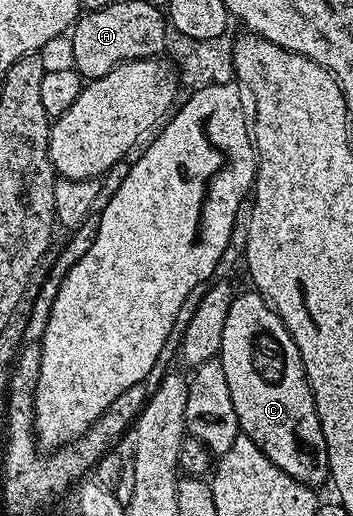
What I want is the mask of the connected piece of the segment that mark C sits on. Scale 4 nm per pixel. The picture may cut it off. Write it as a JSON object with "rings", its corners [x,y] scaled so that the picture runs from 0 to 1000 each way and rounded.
{"rings":[[[700,560],[688,572],[666,570],[654,597],[637,616],[623,702],[635,715],[635,733],[646,738],[646,762],[657,769],[657,793],[669,793],[674,831],[714,857],[739,866],[745,878],[816,924],[864,936],[892,948],[932,930],[935,903],[918,839],[907,831],[907,808],[890,783],[890,766],[878,760],[878,740],[867,736],[867,717],[839,676],[839,661],[816,645],[805,622],[754,585],[754,578],[717,560]]]}

